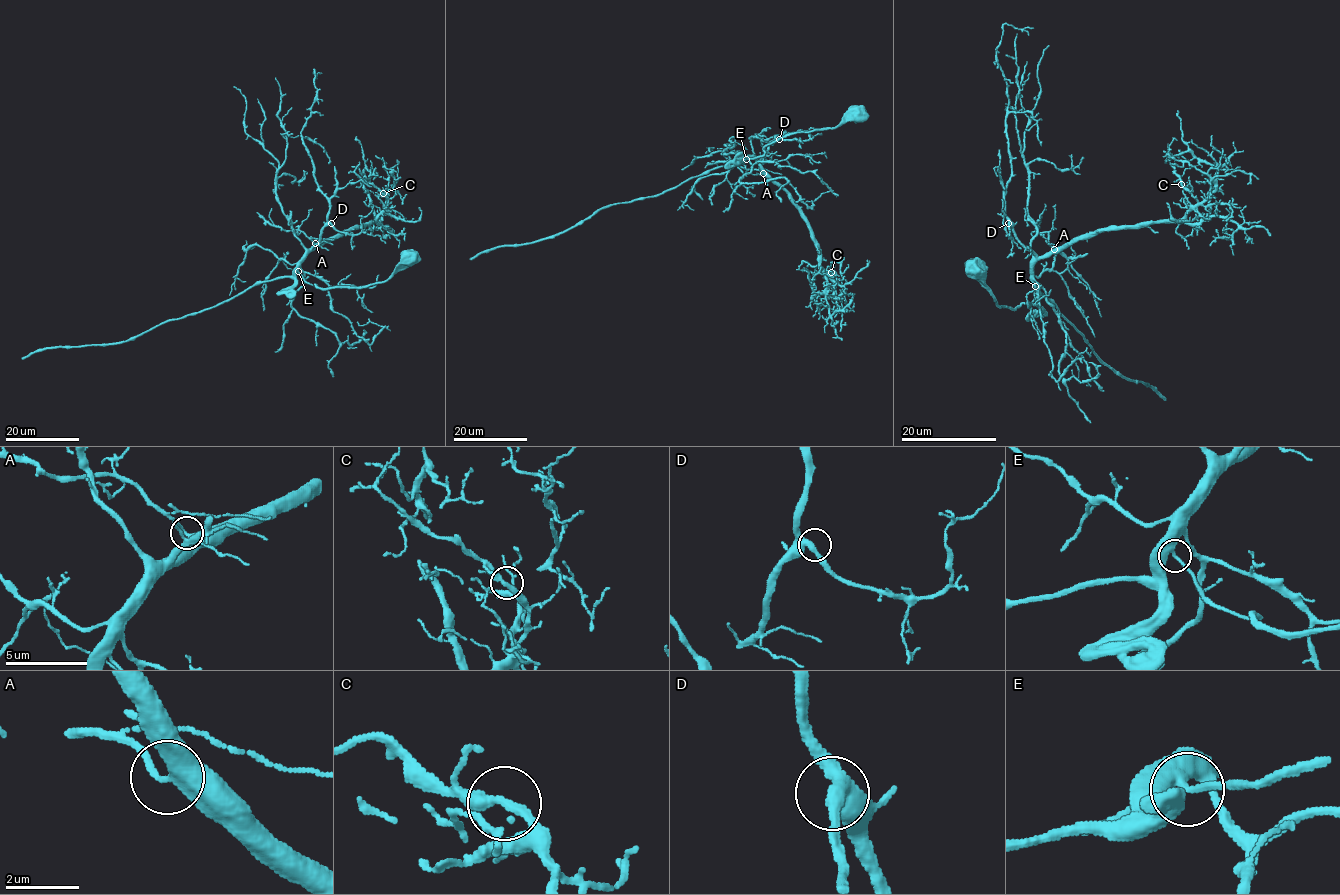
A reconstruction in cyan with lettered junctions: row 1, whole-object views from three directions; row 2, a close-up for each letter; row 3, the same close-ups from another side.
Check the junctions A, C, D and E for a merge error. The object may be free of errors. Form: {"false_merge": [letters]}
{"false_merge": []}

